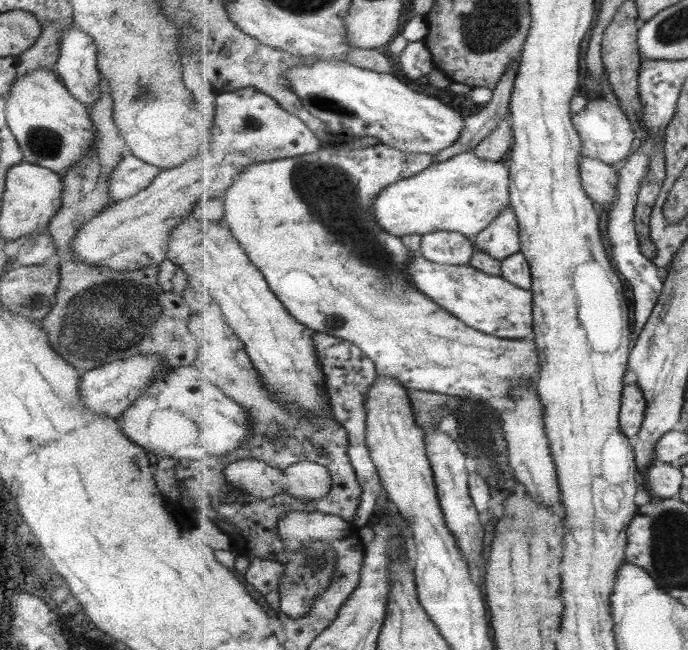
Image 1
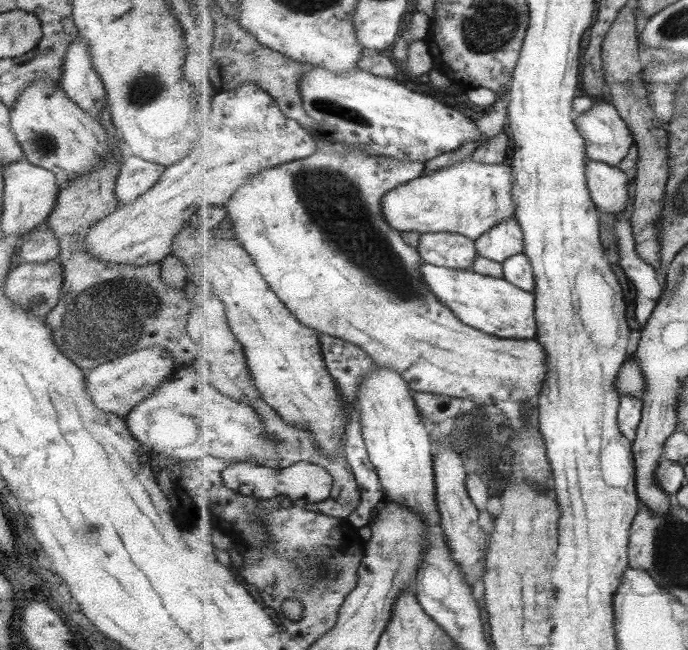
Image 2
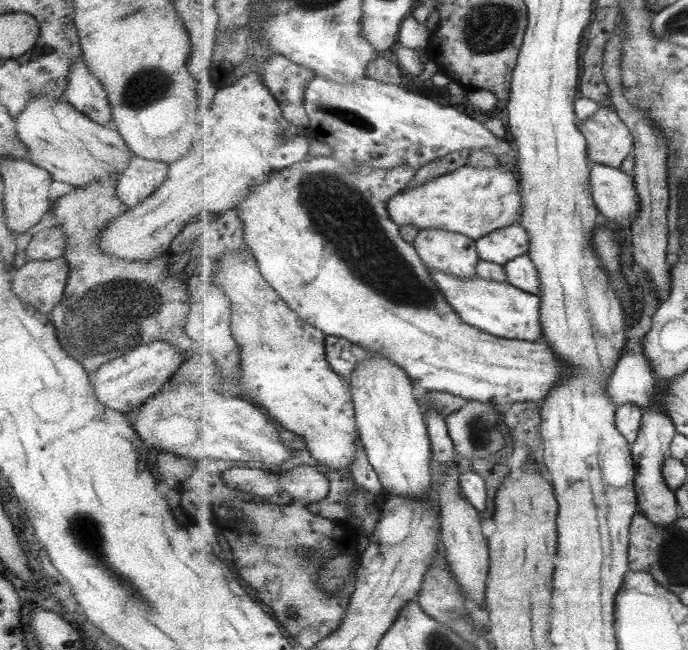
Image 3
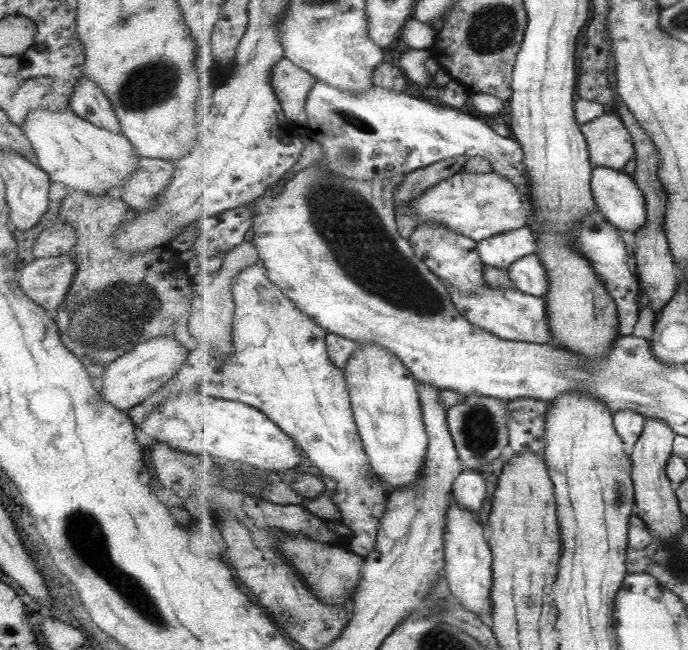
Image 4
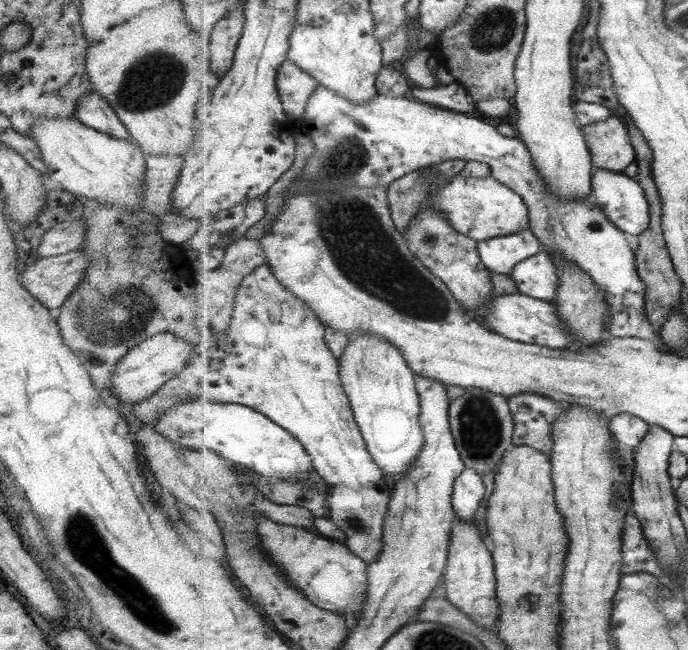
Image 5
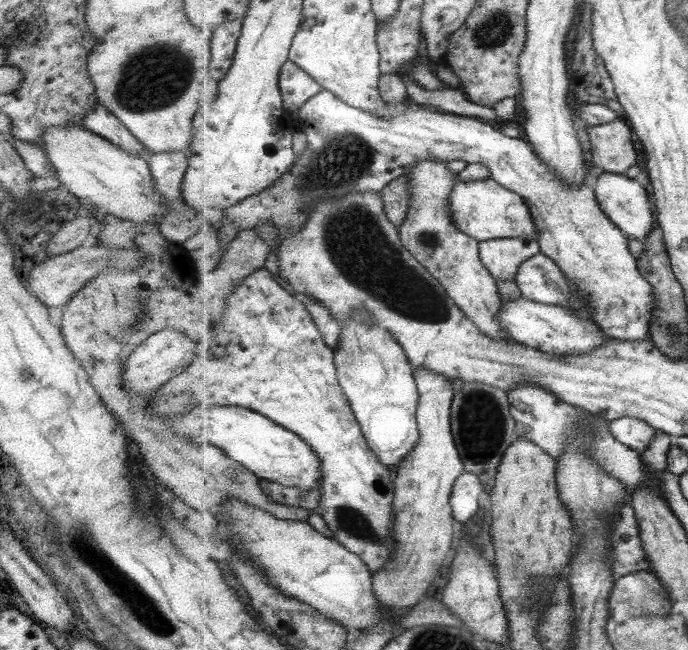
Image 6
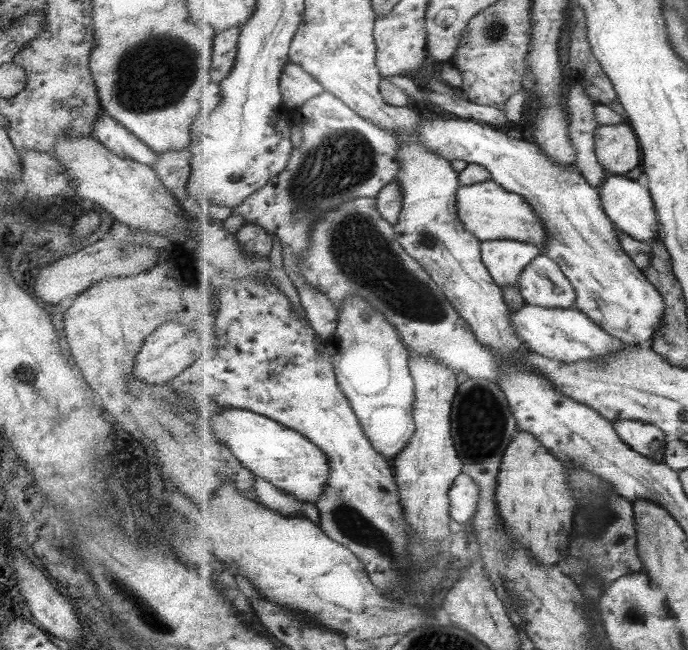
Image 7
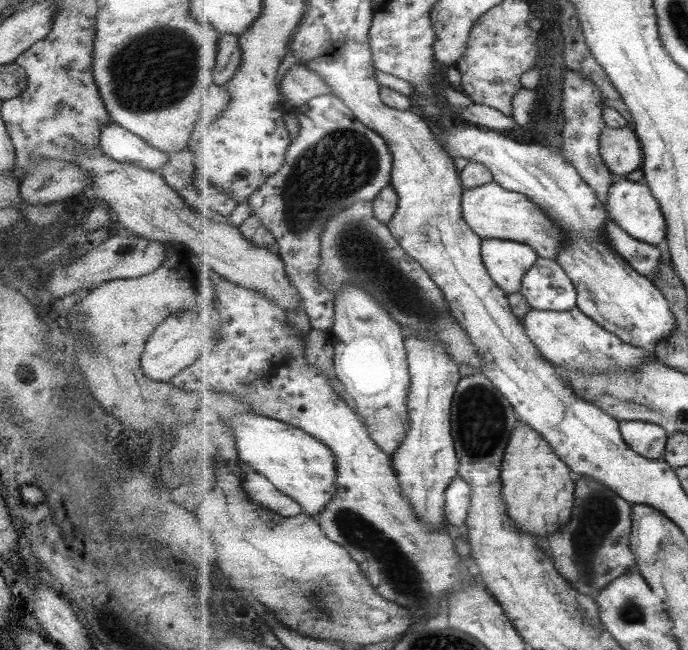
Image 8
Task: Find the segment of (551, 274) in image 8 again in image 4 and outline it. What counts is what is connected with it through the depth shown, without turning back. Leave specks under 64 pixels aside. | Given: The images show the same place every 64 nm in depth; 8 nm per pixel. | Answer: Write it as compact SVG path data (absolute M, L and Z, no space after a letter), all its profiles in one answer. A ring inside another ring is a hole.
M536 254L517 260L508 271L515 289L521 292L545 297L551 291L551 278L547 276L547 268Z

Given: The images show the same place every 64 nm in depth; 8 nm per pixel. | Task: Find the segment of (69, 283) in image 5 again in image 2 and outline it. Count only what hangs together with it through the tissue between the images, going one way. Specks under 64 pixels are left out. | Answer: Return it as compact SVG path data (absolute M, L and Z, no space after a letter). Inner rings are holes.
M57 259L45 263L19 263L7 273L3 294L25 312L44 319L59 301L61 283L63 268Z

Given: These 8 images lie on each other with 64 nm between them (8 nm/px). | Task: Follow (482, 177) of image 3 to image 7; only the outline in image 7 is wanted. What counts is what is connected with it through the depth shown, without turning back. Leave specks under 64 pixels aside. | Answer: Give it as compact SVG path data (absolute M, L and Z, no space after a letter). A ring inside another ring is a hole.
M494 180L470 186L461 186L458 191L459 216L467 230L473 232L479 240L516 240L537 246L542 253L549 241L549 232L535 208L526 197L508 192Z

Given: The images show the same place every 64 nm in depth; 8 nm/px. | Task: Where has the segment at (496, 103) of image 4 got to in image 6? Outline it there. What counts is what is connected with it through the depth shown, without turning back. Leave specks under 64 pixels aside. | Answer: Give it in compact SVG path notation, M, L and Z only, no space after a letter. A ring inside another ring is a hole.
M407 81L408 96L415 103L433 105L441 112L455 113L479 119L484 122L505 120L511 121L517 116L519 96L501 99L494 108L474 103L460 87L449 87L441 90L427 90L416 81Z

